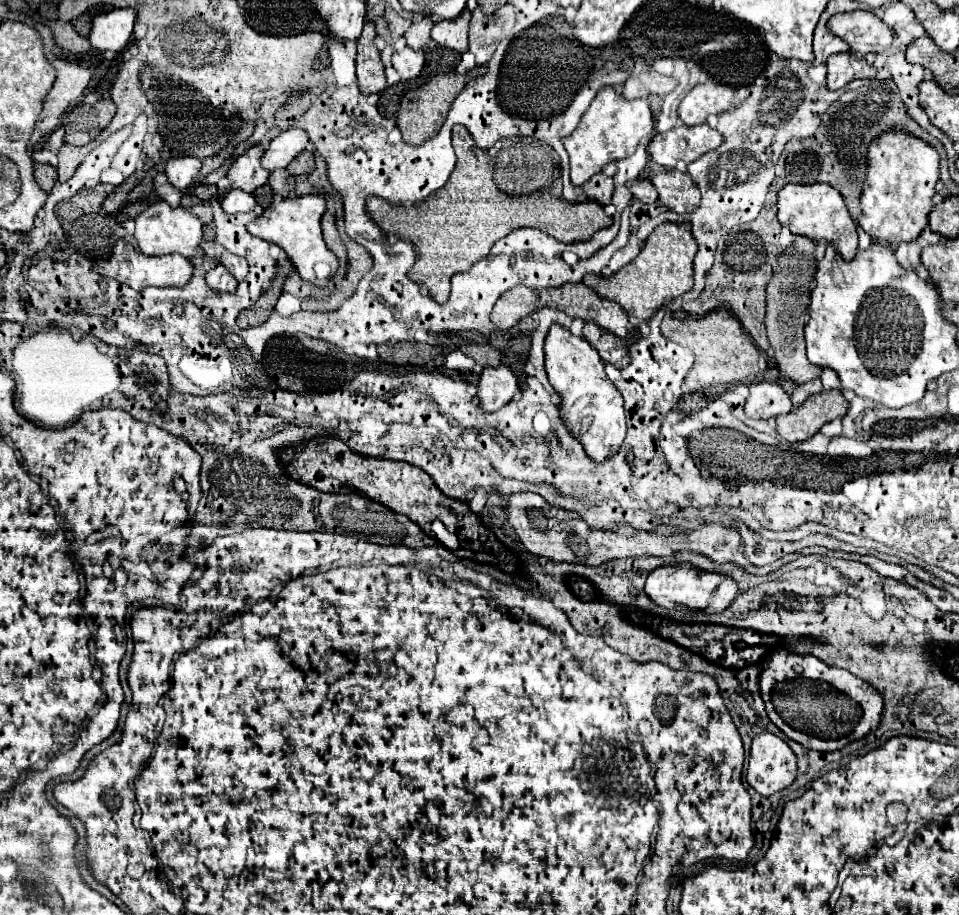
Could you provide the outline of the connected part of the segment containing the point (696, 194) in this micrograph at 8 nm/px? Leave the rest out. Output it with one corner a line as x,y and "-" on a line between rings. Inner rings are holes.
662,170
652,174
652,184
660,194
660,202
676,214
688,214
700,204
700,190
688,172

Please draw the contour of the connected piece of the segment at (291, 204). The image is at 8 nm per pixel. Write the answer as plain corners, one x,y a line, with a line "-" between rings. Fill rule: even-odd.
312,194
312,196
298,196
298,198
282,198
270,204
270,208
264,210
262,216
258,216
254,222
248,224
248,232
252,236
258,236
266,242
272,242
280,246
292,266
298,270
300,278
312,286
326,288
332,280
332,276
338,270
338,258
336,254
326,246
322,238
322,228
320,228
320,218
326,210
326,202
322,196

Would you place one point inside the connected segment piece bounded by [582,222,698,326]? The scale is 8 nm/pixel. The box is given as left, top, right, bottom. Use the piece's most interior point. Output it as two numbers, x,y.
663,270

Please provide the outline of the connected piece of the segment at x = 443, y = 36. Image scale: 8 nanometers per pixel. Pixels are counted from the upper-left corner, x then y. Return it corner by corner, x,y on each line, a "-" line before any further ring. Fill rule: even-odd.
464,10
454,20
440,20
432,28
432,40
442,48
466,52
468,50
468,22
470,22
468,10

